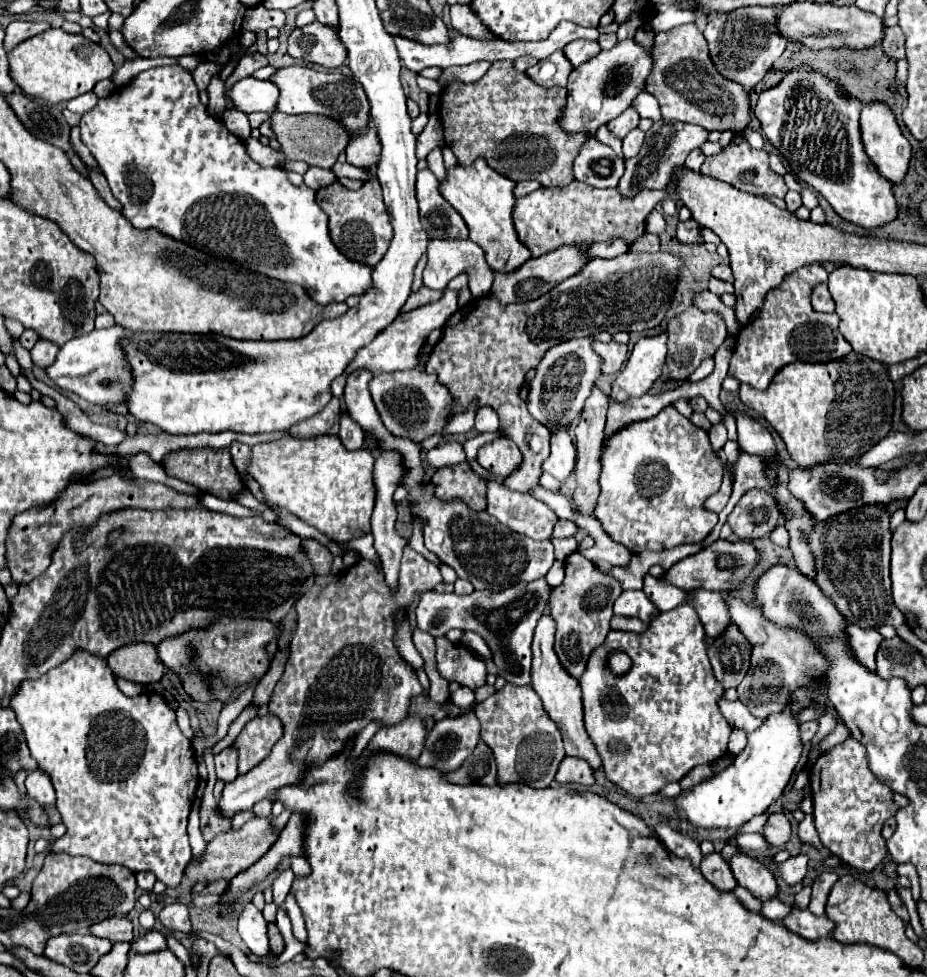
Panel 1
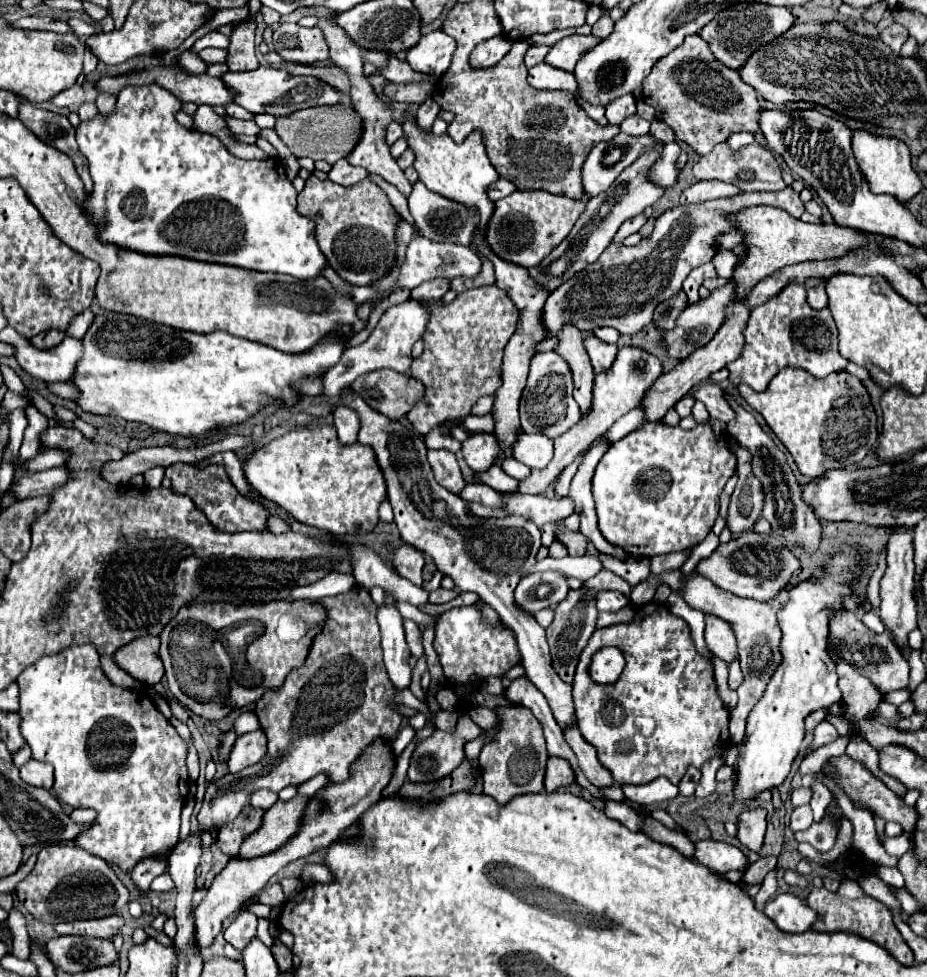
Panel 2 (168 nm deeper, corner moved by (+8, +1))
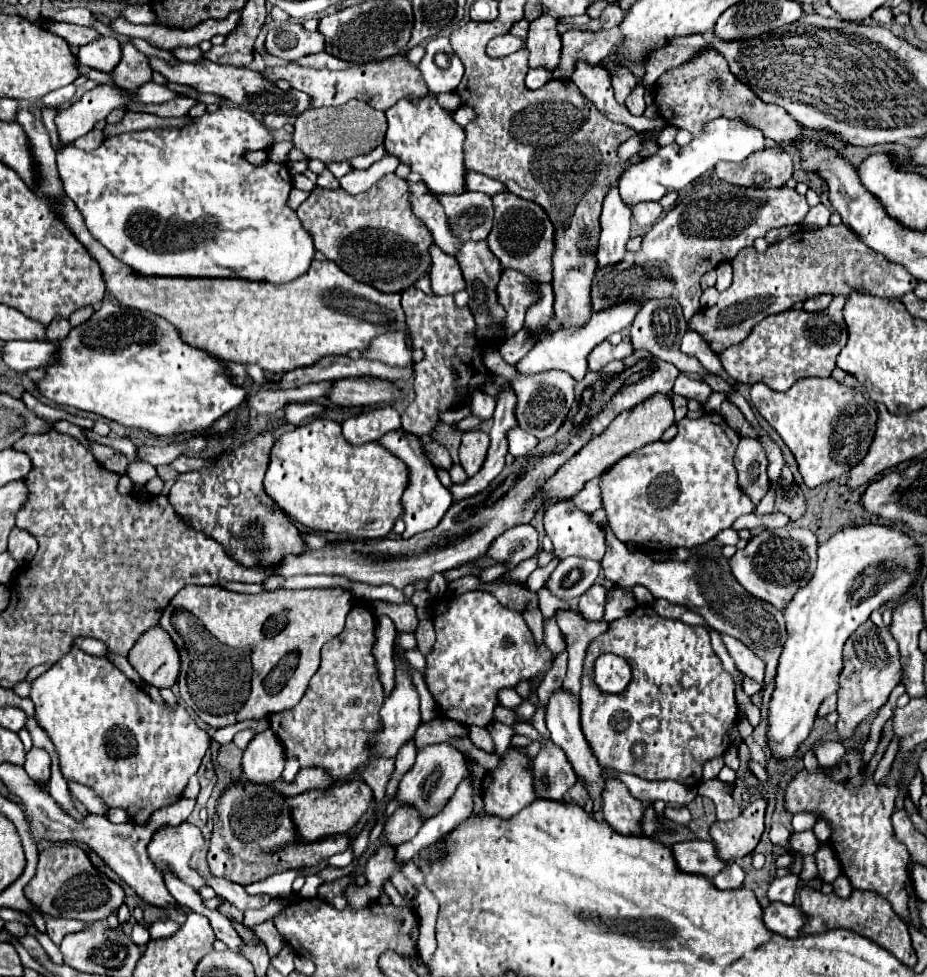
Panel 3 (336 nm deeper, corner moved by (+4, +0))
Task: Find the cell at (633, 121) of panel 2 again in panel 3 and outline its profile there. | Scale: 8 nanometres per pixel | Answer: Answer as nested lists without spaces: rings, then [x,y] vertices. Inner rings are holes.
[[[640,84],[636,86],[636,92],[632,92],[632,96],[628,96],[626,108],[634,116],[644,116],[644,88]]]

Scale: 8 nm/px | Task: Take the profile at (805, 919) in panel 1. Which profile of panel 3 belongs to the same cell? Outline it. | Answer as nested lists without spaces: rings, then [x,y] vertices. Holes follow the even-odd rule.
[[[772,902],[764,910],[766,928],[780,934],[780,936],[786,936],[786,938],[800,936],[804,922],[808,922],[808,916],[796,904]]]

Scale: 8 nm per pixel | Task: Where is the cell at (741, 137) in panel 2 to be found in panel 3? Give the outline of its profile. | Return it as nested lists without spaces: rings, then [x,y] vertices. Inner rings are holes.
[[[724,116],[714,118],[706,124],[706,130],[698,138],[694,138],[688,146],[682,148],[678,144],[670,144],[670,146],[658,148],[654,156],[638,164],[632,164],[620,176],[620,196],[628,206],[634,206],[638,202],[648,202],[648,200],[660,200],[668,192],[676,192],[692,184],[706,170],[712,170],[718,160],[742,162],[752,152],[758,152],[762,148],[764,148],[764,134],[758,128]]]

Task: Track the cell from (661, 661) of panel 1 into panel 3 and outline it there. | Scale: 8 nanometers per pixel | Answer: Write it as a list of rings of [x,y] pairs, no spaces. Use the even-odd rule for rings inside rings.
[[[636,606],[628,616],[610,622],[610,628],[586,648],[580,718],[582,732],[602,768],[634,774],[644,780],[676,780],[694,788],[700,784],[704,762],[718,758],[728,750],[730,730],[738,722],[738,706],[734,700],[734,682],[714,654],[710,634],[704,626],[688,626],[680,620],[658,616],[652,606]],[[606,652],[628,658],[632,668],[632,680],[620,694],[604,694],[594,682],[594,662]]]

